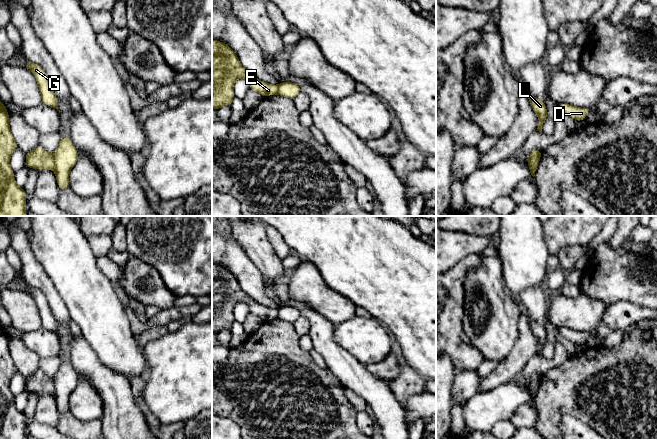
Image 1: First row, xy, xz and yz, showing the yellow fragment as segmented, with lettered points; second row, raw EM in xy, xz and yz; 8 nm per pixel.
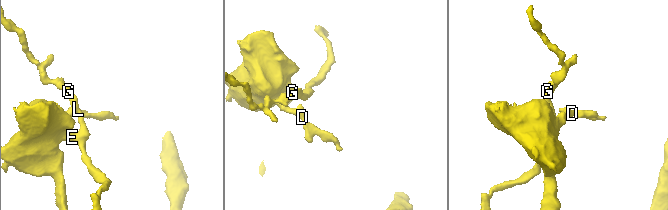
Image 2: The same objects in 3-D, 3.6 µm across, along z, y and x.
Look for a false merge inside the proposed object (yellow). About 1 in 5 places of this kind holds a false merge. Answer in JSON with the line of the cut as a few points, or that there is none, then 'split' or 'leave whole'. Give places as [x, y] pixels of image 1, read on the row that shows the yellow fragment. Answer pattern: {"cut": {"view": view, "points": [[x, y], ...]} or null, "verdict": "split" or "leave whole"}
{"cut": {"view": "xy", "points": [[51, 155], [54, 161], [54, 169]]}, "verdict": "split"}

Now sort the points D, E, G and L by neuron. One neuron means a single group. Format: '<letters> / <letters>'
D E / G L

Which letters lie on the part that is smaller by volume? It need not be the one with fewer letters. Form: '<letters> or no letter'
D, E

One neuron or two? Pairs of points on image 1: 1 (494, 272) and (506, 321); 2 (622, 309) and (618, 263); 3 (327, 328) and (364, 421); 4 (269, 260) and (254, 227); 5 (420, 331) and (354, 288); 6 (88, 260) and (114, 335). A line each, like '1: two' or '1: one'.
1: one
2: two
3: two
4: one
5: one
6: one

